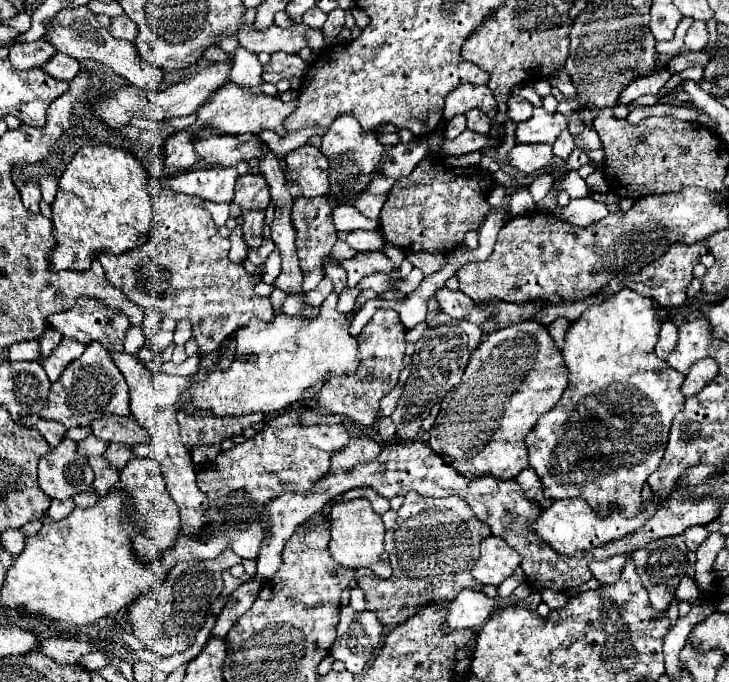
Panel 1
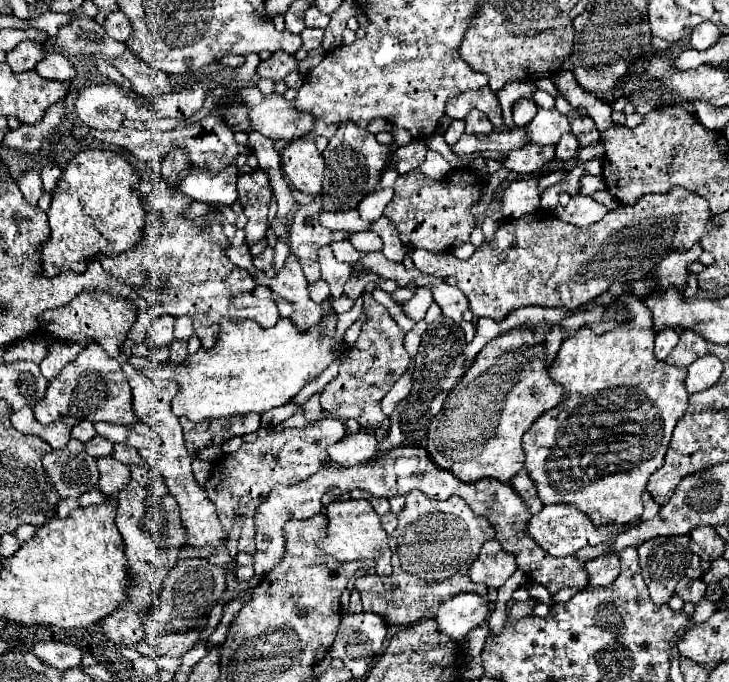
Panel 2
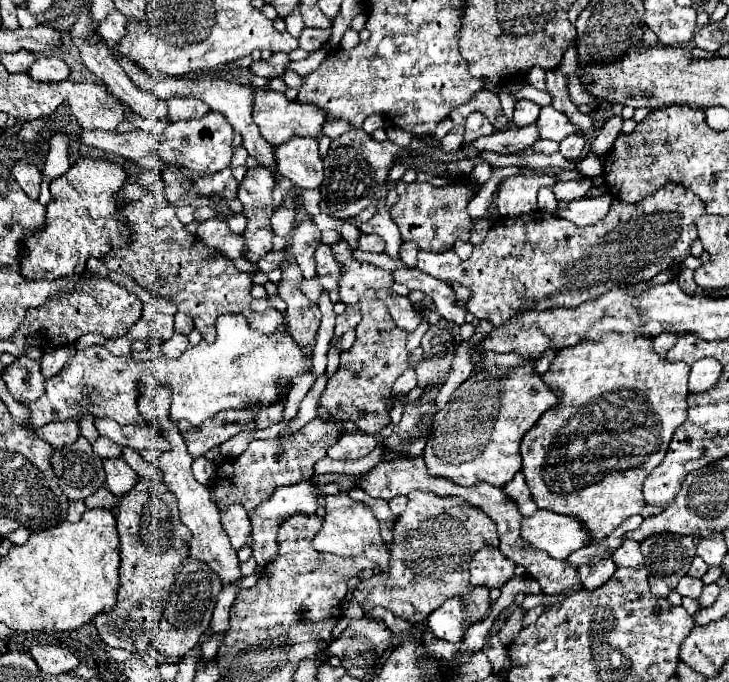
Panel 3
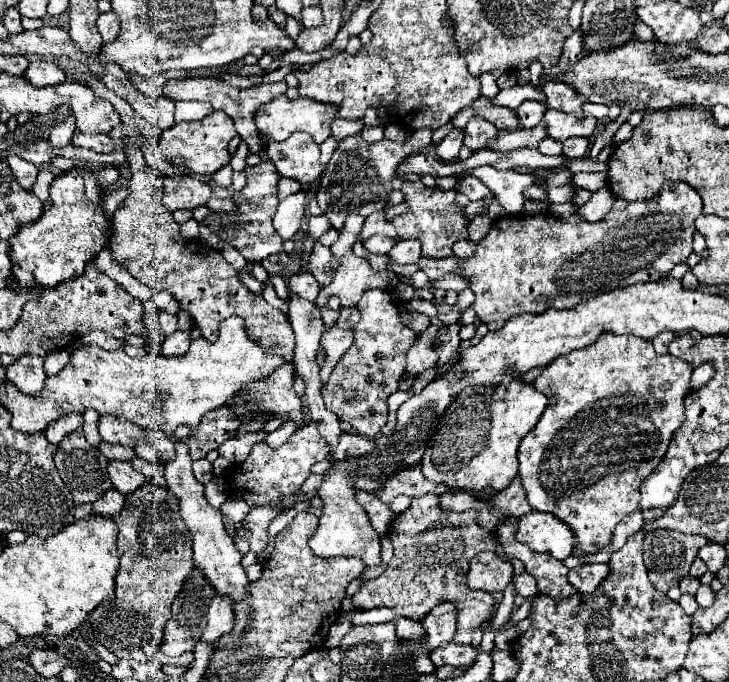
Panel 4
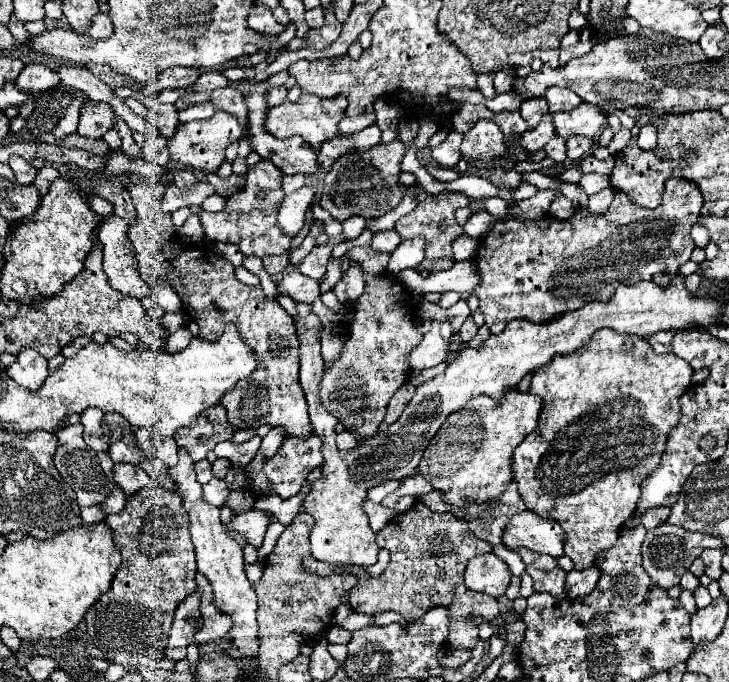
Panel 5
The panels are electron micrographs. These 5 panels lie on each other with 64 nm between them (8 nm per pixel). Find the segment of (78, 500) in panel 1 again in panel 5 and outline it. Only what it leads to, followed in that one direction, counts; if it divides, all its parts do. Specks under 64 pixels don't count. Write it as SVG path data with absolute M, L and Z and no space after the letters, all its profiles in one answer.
M114 488L110 492L110 496L100 504L104 514L118 514L124 506L126 506L126 496L124 496L124 492L120 488Z

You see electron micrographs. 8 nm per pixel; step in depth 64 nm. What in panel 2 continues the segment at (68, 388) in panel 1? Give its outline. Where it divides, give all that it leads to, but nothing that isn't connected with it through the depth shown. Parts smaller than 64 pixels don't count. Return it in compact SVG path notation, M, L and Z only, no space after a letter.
M90 344L84 348L84 352L78 354L76 360L72 360L70 364L66 364L62 368L62 372L48 384L46 396L44 400L38 402L38 406L34 408L34 416L38 422L42 424L50 424L50 422L64 422L68 426L76 426L82 420L90 420L90 422L98 422L98 420L106 420L106 422L114 422L114 424L134 424L136 416L132 410L132 394L130 394L130 384L122 372L122 356L118 358L110 358L100 344Z

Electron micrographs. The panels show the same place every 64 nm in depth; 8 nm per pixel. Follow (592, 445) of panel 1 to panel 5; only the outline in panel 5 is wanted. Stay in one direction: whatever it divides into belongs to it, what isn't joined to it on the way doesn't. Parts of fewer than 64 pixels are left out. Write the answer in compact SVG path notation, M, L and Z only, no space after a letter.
M602 328L594 334L594 340L586 346L580 348L578 352L572 352L570 356L556 356L554 360L550 360L550 364L546 364L546 368L538 368L538 372L532 374L532 384L530 384L530 392L540 396L544 400L542 412L540 412L540 420L538 420L538 428L528 434L522 444L514 450L512 456L512 470L514 470L514 480L518 484L518 492L526 504L528 510L544 516L544 518L552 518L556 520L564 530L566 530L566 556L574 562L576 570L588 568L590 564L594 564L594 558L612 548L618 540L618 530L624 524L626 518L630 518L636 510L636 502L640 498L640 484L646 476L650 476L650 472L654 472L654 468L658 466L662 452L666 448L668 442L668 434L672 428L678 426L680 420L680 396L690 388L690 378L692 378L694 370L692 366L682 360L682 358L662 358L660 354L654 354L654 350L650 348L650 344L644 338L638 338L636 335L618 334L609 328Z

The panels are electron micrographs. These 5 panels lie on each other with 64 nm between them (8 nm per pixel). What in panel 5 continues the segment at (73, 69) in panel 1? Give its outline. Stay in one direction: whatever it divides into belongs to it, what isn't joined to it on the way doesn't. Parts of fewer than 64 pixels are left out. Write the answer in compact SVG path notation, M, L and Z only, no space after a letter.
M26 64L26 68L16 78L18 88L28 92L42 92L56 88L60 84L60 76L56 70L44 66L44 64Z

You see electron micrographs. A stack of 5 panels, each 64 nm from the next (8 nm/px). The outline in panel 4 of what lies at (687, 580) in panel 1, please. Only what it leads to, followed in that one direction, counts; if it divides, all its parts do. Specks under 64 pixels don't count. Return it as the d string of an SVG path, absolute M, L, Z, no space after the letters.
M686 576L686 578L680 580L680 586L678 588L680 588L682 594L696 594L696 590L700 588L700 580Z

